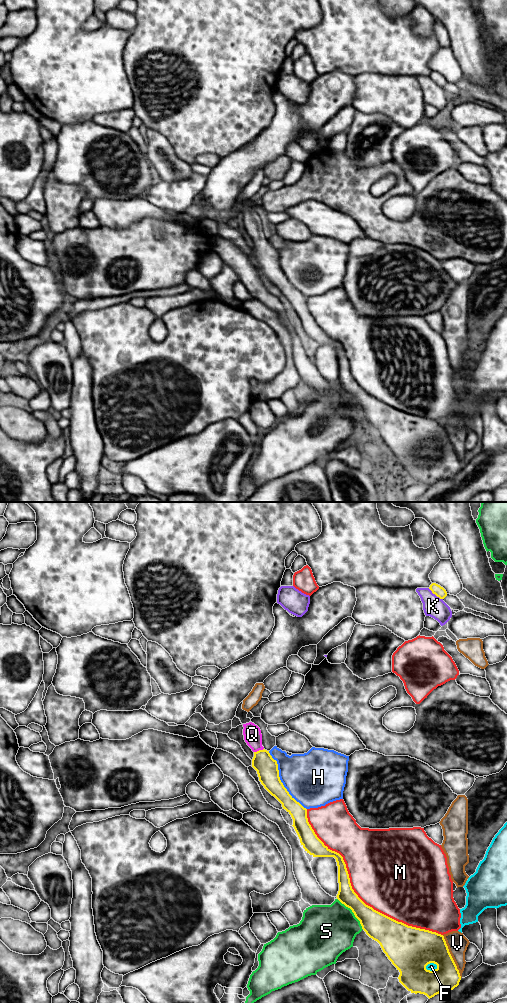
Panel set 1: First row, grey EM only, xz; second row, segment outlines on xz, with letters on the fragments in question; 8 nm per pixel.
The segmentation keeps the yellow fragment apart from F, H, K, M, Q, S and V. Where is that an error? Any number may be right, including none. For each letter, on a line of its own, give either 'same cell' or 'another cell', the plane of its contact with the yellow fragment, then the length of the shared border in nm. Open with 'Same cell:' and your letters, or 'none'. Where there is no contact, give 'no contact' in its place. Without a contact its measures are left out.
Same cell: Q
F: another cell; contact in xz; length 110 nm
H: another cell; contact in xz; length 550 nm
K: another cell; contact in xz; length 150 nm
M: another cell; contact in xz; length 1500 nm
Q: same cell; contact in xz; length 90 nm
S: another cell; contact in xz; length 340 nm
V: another cell; contact in xz; length 380 nm

